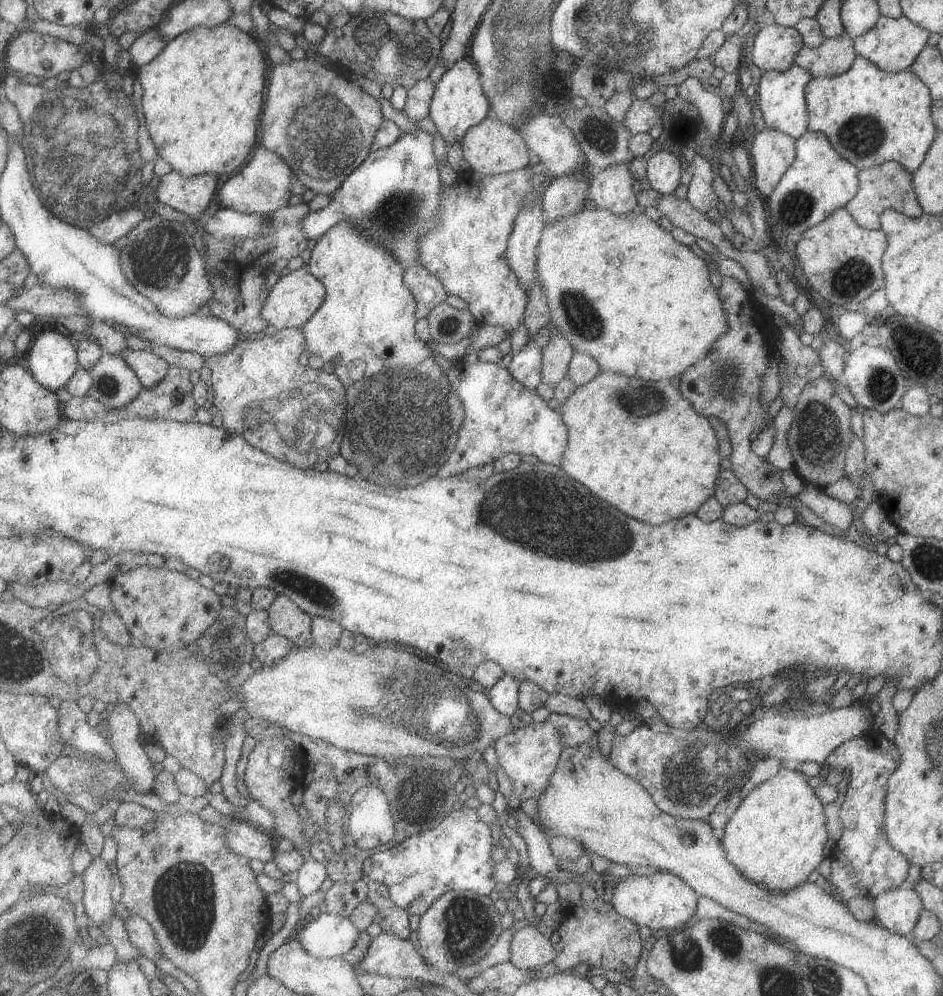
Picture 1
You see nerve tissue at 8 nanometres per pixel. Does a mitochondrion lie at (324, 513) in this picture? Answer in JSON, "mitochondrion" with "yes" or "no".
{"mitochondrion":"no"}

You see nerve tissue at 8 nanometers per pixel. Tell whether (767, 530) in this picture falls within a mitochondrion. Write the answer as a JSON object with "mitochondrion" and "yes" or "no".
{"mitochondrion":"no"}

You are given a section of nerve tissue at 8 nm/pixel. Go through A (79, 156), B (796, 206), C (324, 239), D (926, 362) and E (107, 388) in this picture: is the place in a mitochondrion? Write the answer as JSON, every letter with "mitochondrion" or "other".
{"A":"mitochondrion","B":"mitochondrion","C":"other","D":"other","E":"mitochondrion"}

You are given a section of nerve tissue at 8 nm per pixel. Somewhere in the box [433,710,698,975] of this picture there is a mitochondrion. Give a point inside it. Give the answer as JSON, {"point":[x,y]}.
{"point":[464,922]}

